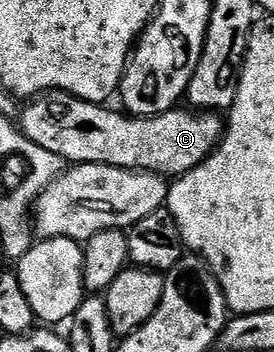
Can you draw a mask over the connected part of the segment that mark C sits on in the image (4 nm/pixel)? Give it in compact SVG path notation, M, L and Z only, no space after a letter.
M53 89L30 98L22 106L17 125L32 145L53 151L53 155L71 165L143 169L168 179L193 171L215 151L225 132L224 118L215 111L176 107L156 117L133 117L118 108L107 108L111 107Z

